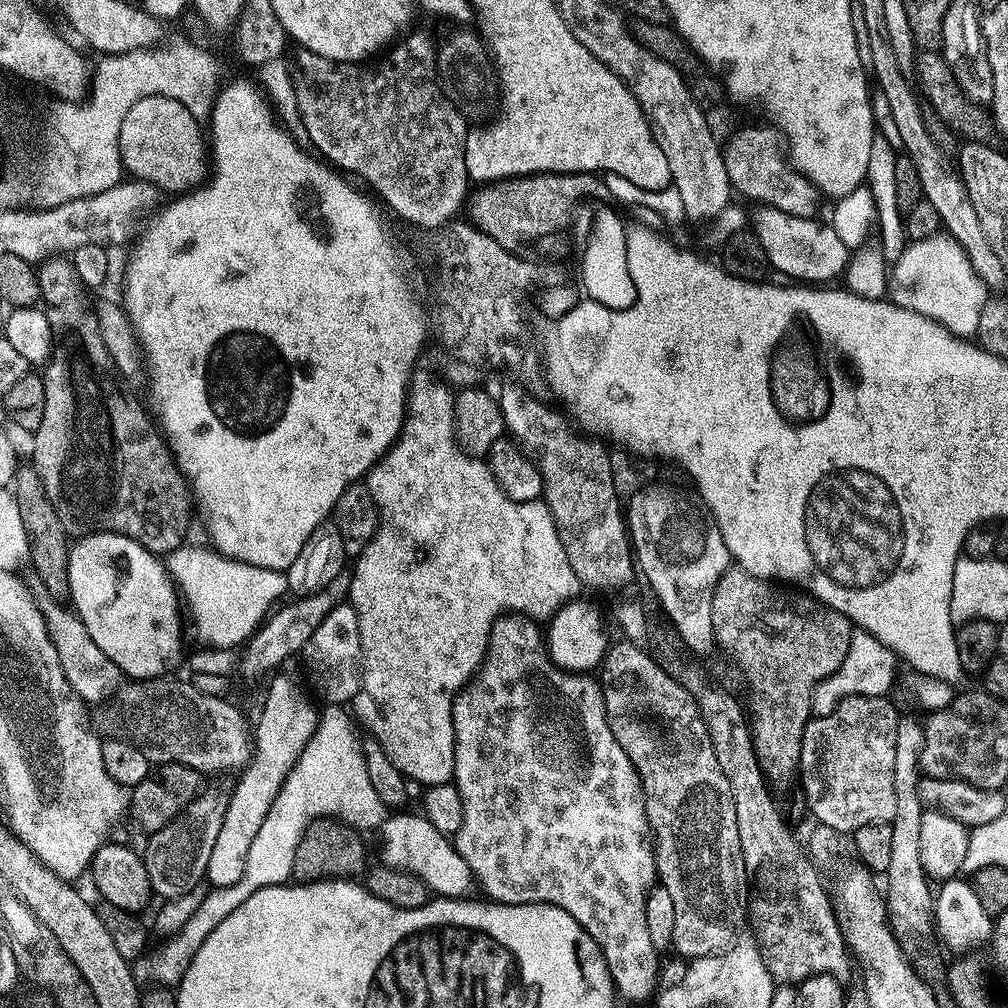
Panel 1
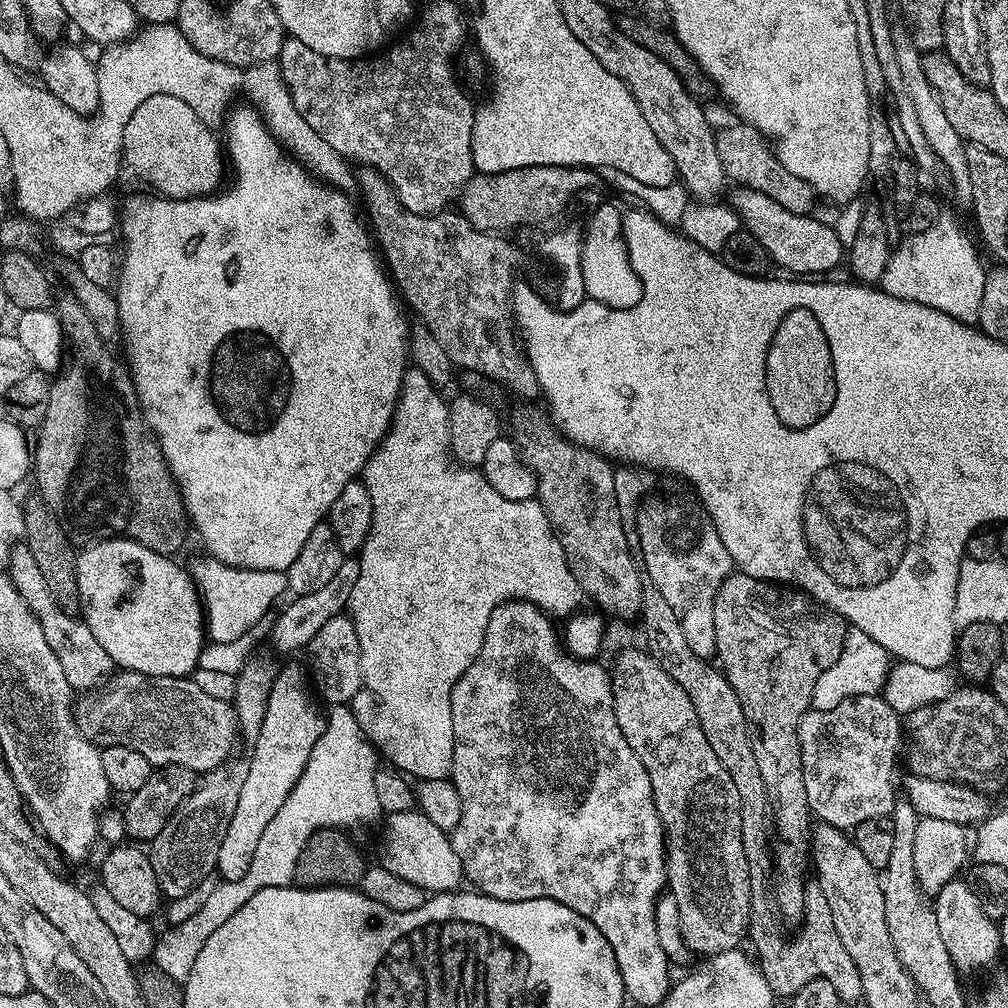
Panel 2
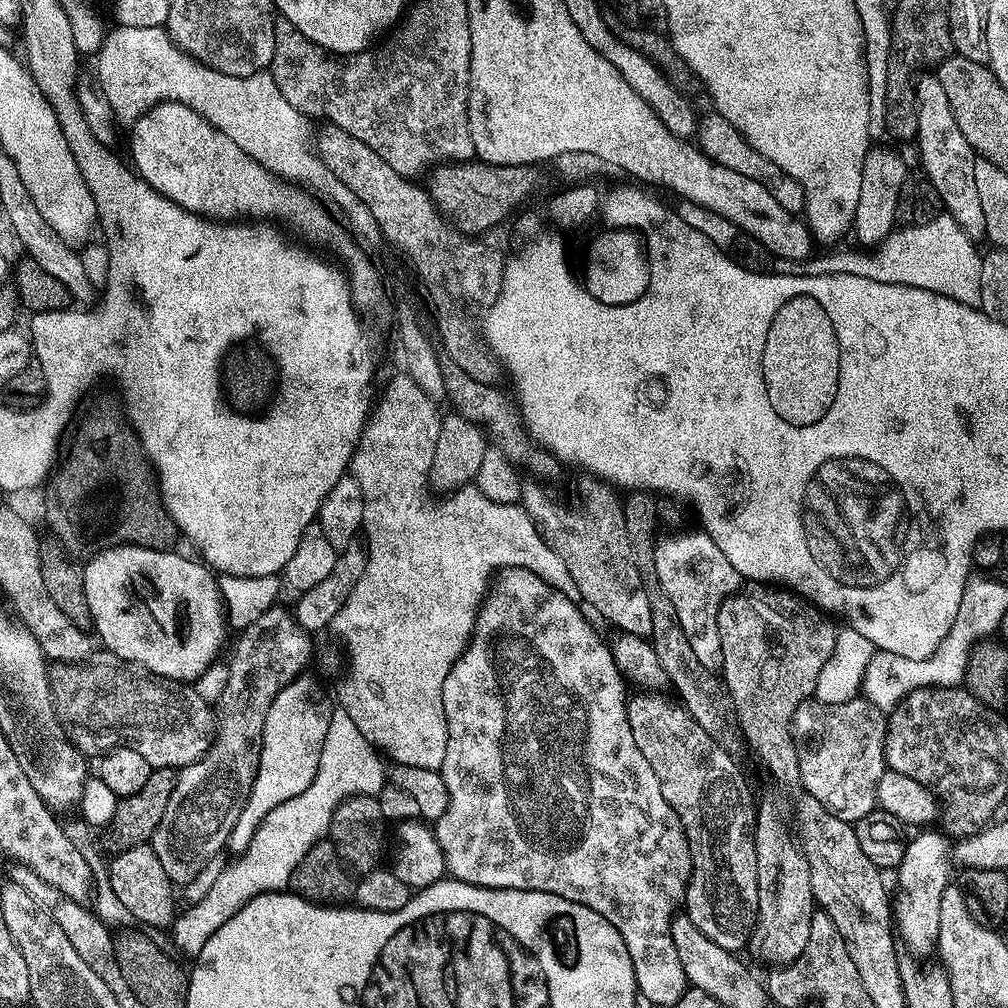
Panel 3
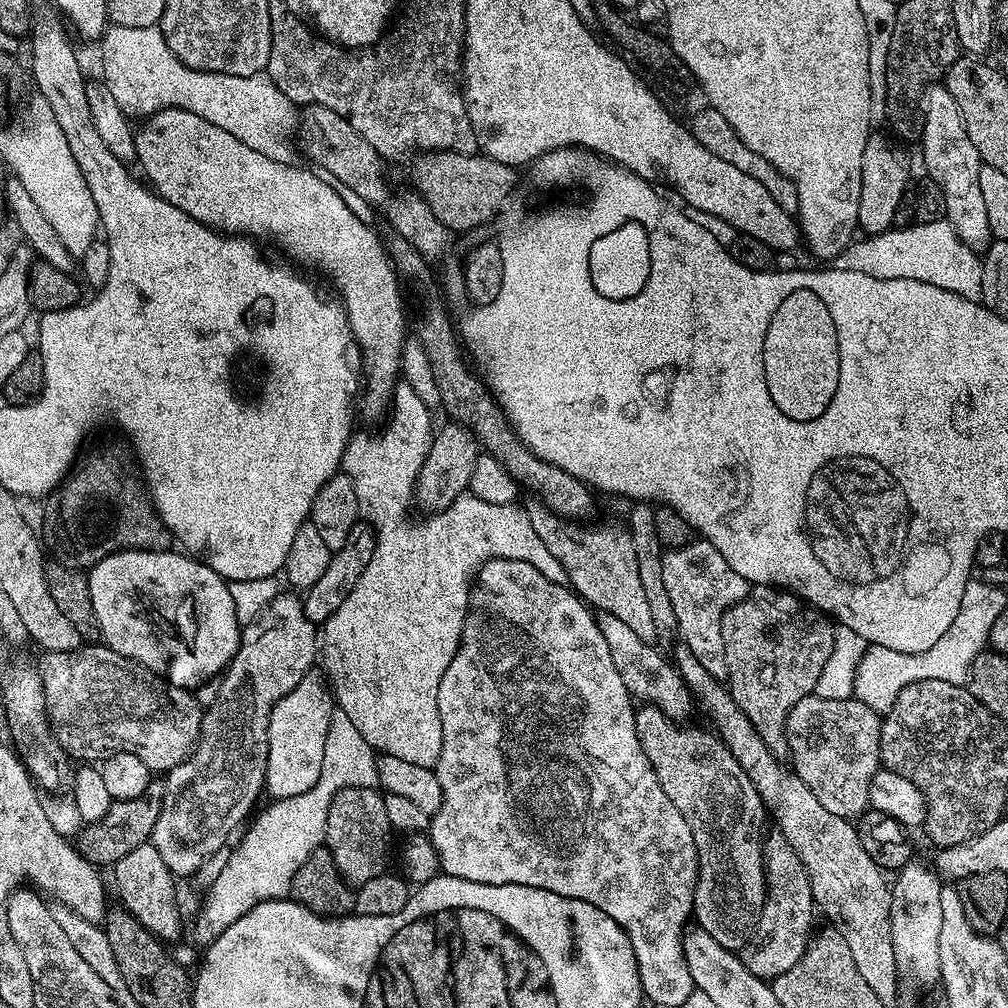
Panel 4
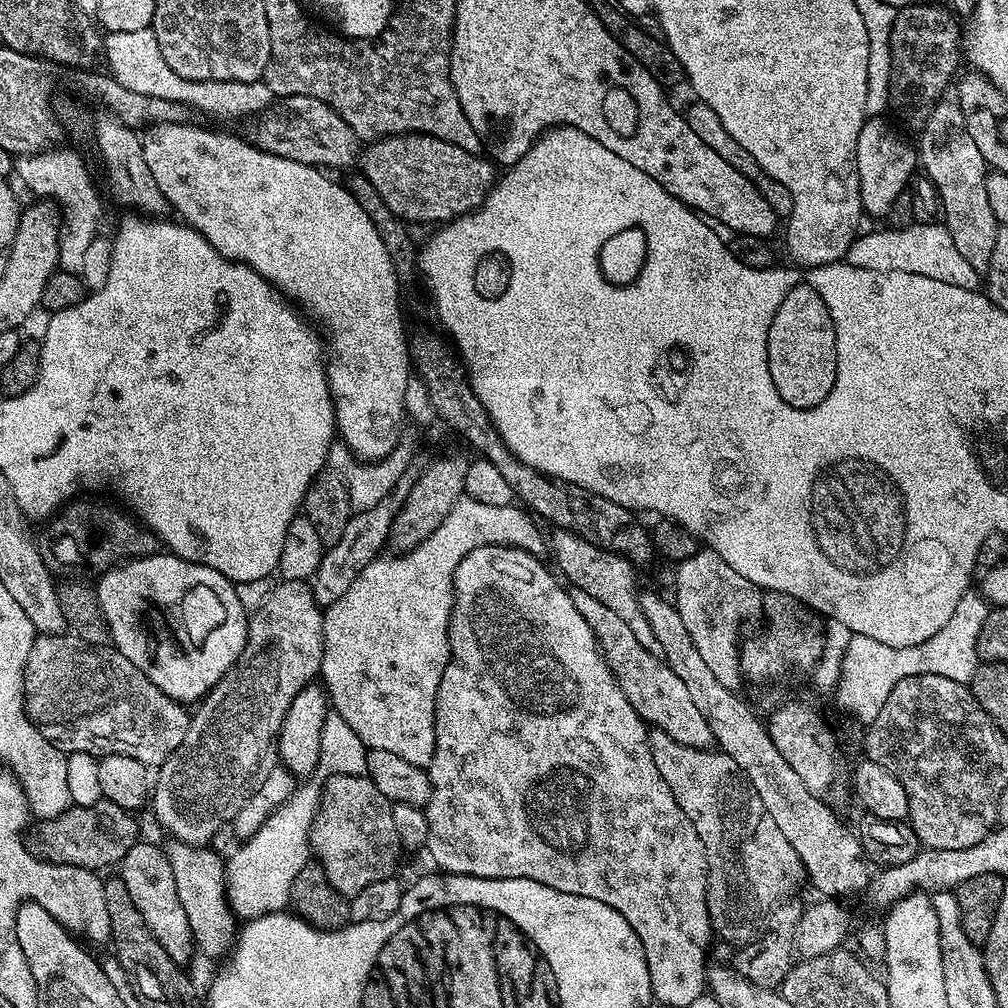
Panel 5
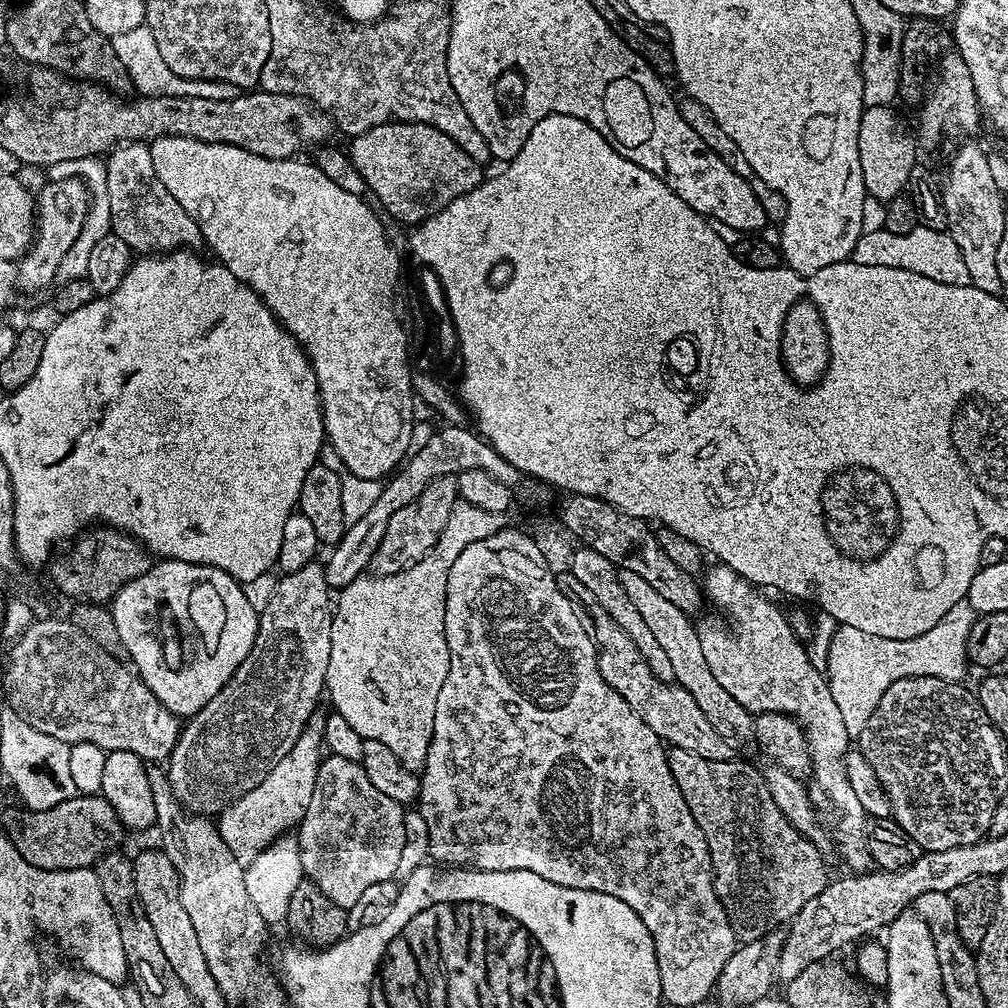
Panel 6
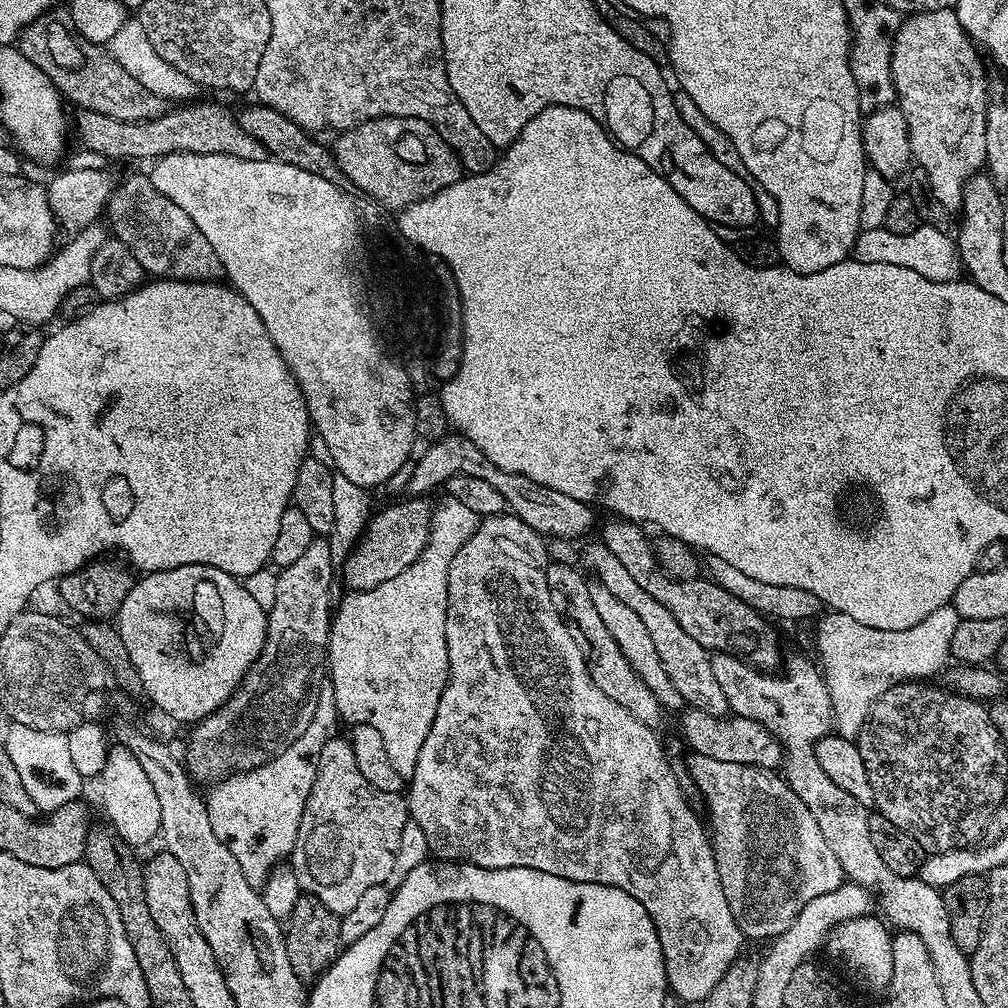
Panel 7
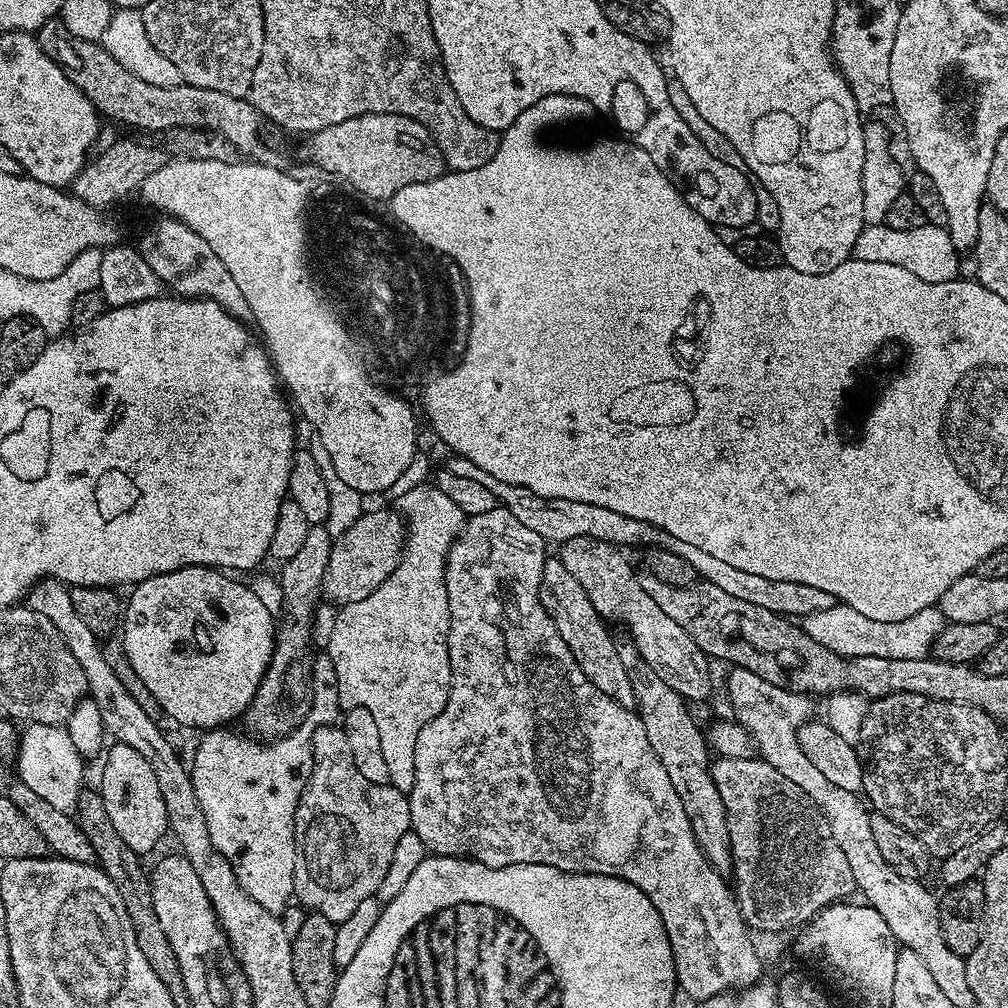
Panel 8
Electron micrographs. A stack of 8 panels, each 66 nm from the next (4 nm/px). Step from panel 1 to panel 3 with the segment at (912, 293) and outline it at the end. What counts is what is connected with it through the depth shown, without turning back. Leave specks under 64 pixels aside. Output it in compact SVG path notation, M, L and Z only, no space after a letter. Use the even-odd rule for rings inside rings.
M941 214L938 218L934 218L934 222L926 222L925 224L912 224L911 226L901 227L899 230L893 230L888 237L885 238L883 244L879 246L876 251L873 251L871 255L868 255L865 251L855 250L856 252L832 252L836 250L828 250L825 256L815 255L809 257L807 260L801 262L799 260L782 260L777 259L774 264L775 275L778 276L833 276L834 274L854 274L858 278L870 278L874 282L882 282L883 284L901 284L902 286L910 286L911 288L921 288L922 290L928 290L934 294L940 294L950 300L956 300L959 304L968 304L971 306L979 305L981 293L981 259L982 252L975 248L973 237L967 236L962 230L962 226L958 226L958 222L954 218L947 214Z

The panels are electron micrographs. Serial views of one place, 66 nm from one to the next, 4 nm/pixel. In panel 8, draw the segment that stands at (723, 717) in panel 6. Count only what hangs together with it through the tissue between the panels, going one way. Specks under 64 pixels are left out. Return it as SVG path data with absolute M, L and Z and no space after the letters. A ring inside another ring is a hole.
M589 536L570 538L558 548L562 566L566 566L578 586L586 590L586 598L590 598L594 610L605 618L614 616L621 620L632 631L631 639L642 658L685 701L706 699L712 692L712 680L708 677L709 657L700 651L690 634L686 634L674 618L669 618L646 590L642 590L637 569L632 569L631 562L623 555L627 556L617 545Z

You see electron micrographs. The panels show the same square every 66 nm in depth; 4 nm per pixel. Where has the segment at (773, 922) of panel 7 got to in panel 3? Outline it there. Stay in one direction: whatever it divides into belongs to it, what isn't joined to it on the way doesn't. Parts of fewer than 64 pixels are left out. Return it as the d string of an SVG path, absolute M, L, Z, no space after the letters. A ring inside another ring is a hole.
M660 692L633 695L627 703L630 730L638 750L642 750L642 758L650 762L654 778L658 778L662 798L674 810L688 839L692 875L684 890L683 911L710 942L716 942L728 952L739 953L747 940L749 943L756 926L756 851L752 829L756 827L757 805L754 800L752 804L752 792L732 761L733 755L698 726L679 699L671 698Z

